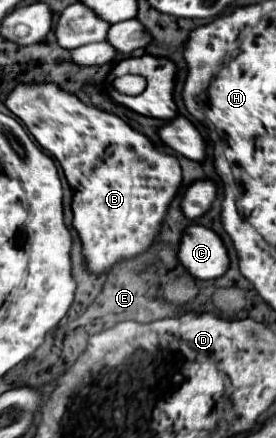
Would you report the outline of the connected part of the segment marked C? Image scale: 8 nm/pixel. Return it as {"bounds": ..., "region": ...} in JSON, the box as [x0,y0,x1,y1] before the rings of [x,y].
{"bounds":[177,225,229,279],"region":[[[203,225],[185,227],[177,259],[195,279],[217,279],[229,267],[229,255],[221,237]]]}

